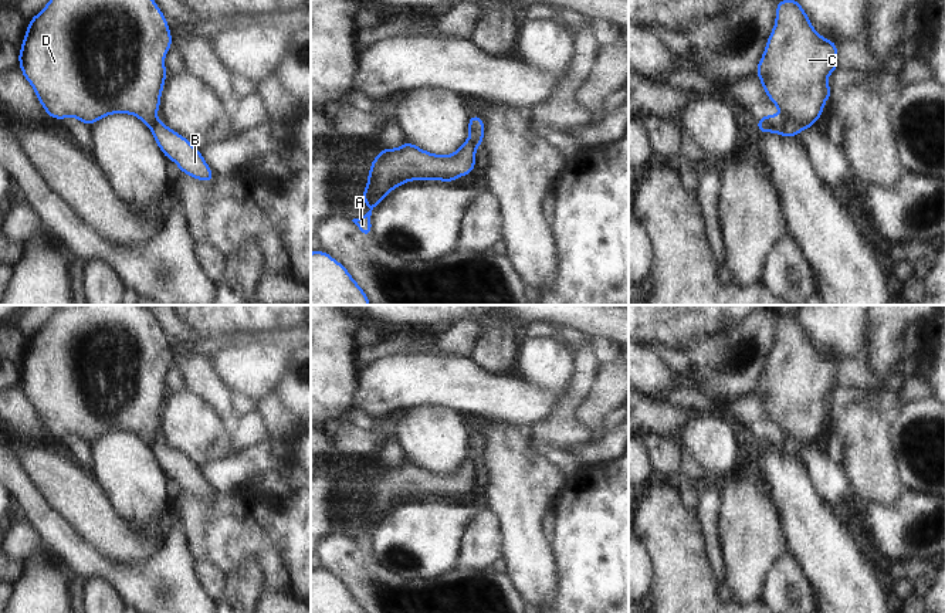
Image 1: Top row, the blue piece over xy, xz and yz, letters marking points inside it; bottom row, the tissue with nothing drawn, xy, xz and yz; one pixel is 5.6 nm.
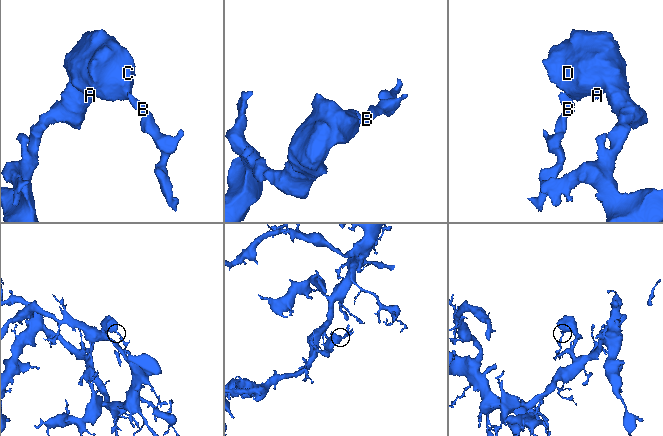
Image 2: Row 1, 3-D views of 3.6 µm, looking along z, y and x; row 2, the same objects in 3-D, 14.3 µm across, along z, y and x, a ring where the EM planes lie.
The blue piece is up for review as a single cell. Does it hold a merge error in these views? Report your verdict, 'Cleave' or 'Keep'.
Keep.

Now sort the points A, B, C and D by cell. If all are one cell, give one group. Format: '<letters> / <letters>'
A B C D

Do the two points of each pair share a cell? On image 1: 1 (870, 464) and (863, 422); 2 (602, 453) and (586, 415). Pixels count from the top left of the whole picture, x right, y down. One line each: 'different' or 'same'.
1: same
2: different

